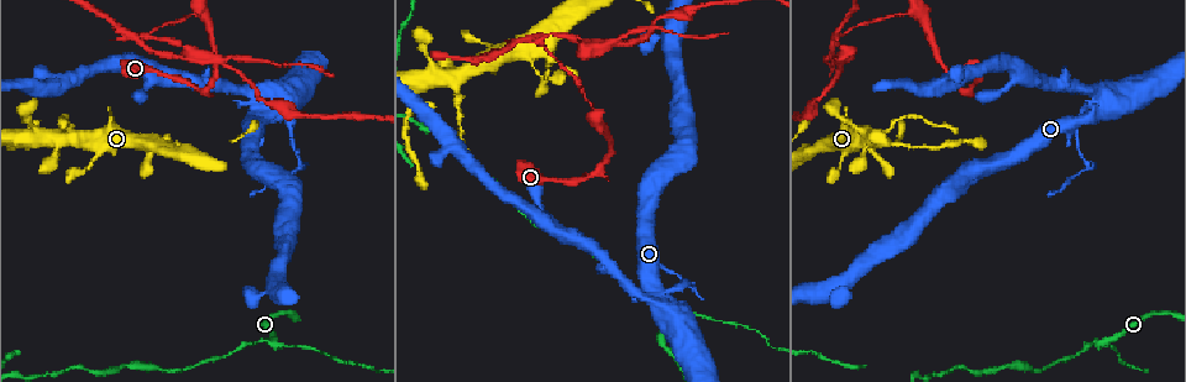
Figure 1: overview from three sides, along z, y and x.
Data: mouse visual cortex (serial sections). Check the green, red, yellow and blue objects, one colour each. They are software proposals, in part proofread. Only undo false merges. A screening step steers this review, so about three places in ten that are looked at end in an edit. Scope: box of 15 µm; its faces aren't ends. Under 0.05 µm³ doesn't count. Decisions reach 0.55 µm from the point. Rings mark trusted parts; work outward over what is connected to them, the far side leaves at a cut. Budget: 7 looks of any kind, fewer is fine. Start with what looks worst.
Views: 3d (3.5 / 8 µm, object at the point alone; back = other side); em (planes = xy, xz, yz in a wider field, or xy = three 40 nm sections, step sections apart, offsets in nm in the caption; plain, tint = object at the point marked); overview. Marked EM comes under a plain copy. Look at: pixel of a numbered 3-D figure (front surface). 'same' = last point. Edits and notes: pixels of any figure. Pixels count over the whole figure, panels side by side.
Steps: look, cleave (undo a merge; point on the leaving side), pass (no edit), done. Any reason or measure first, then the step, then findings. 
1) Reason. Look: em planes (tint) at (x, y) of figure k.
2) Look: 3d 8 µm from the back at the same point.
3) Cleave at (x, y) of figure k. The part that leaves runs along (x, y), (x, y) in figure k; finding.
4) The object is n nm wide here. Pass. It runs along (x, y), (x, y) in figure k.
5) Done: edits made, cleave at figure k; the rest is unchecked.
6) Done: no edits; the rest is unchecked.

Look: 3d 3.5 µm at (456, 92) of figure 1.

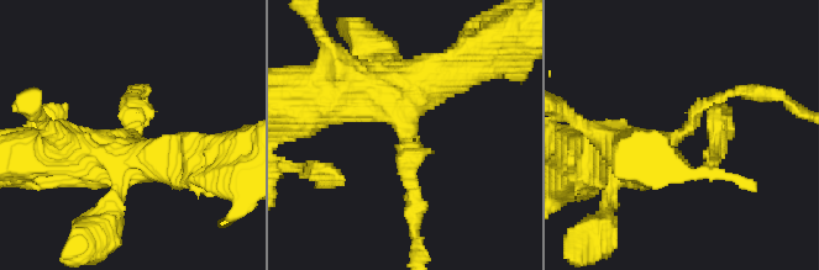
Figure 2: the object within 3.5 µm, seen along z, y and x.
Shape alone is not enough. Look: em xy step 1 (tint) at (690, 127) of figure 2.

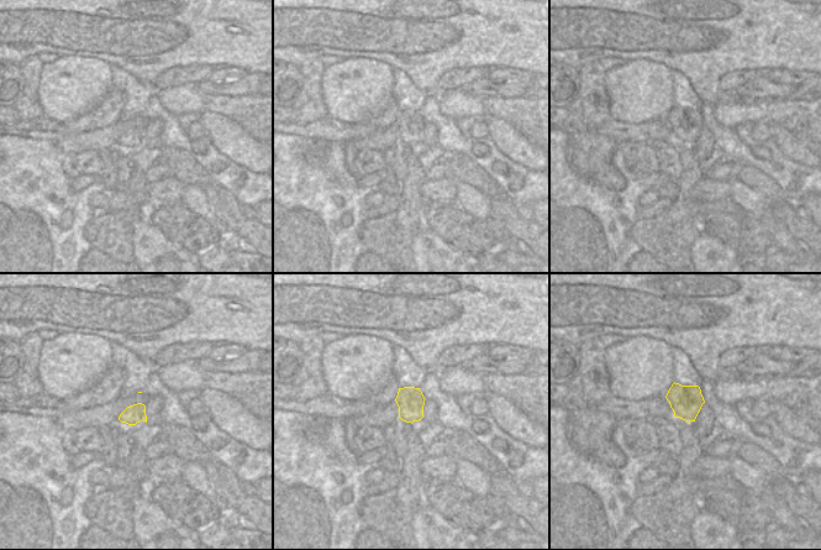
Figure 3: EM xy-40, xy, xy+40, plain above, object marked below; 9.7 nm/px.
The arms are 150, 500 nm wide. Pass. It runs along (625, 159), (686, 132), (708, 102), (749, 94) in figure 2; continuous, no second cell.

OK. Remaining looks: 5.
Sharp bend. Look: 3d 3.5 µm at (174, 142) of figure 1.

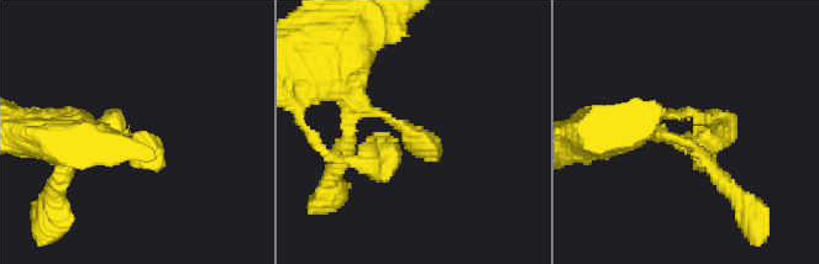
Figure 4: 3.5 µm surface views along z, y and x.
Need the tissue. Look: em xy step 1 (tint) at (405, 133) of figure 4.

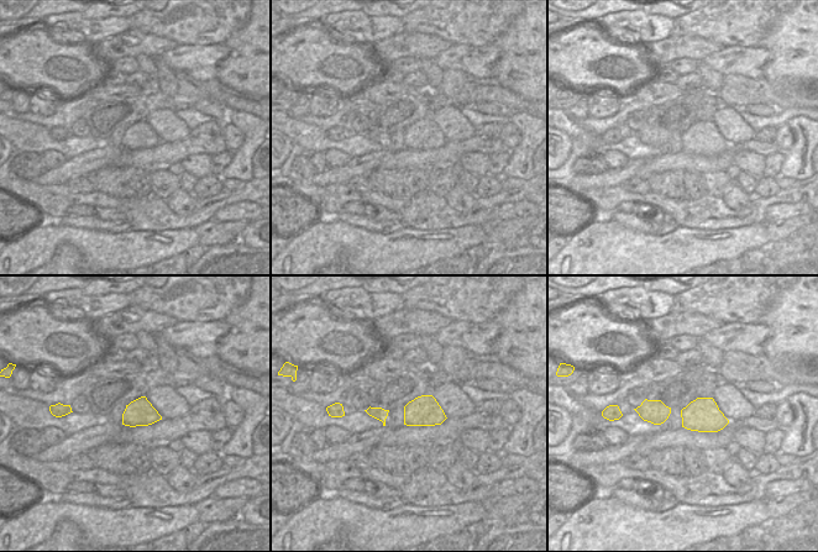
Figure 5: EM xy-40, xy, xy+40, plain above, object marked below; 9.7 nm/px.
Pass. Continuous, no second cell.

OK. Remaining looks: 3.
Calibre changes. Look: em xy step 2 (tint) at (895, 14) of figure 1.

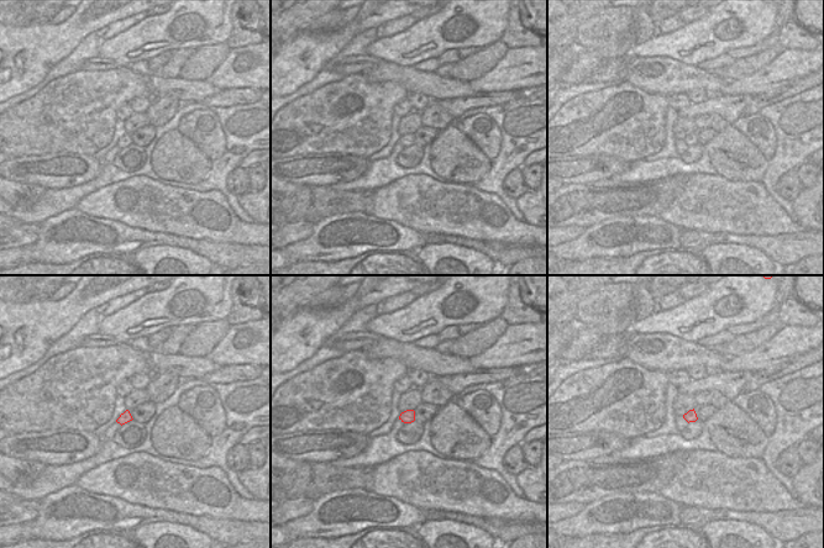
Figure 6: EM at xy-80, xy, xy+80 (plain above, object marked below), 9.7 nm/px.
Wider look. Look: 3d 3.5 µm from the back at the same point.

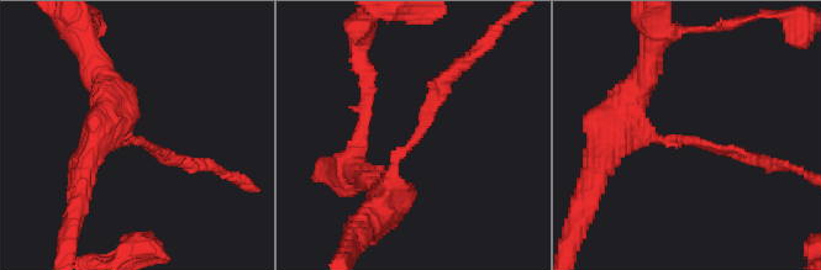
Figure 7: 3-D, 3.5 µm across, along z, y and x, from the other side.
Cleave at (694, 141) of figure 7. The part that leaves runs along (393, 170), (438, 101), (442, 83) in figure 7; a second cell is stuck on.

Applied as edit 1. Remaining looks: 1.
Done: edits made, cleave at figure 7; the rest is unchecked.

